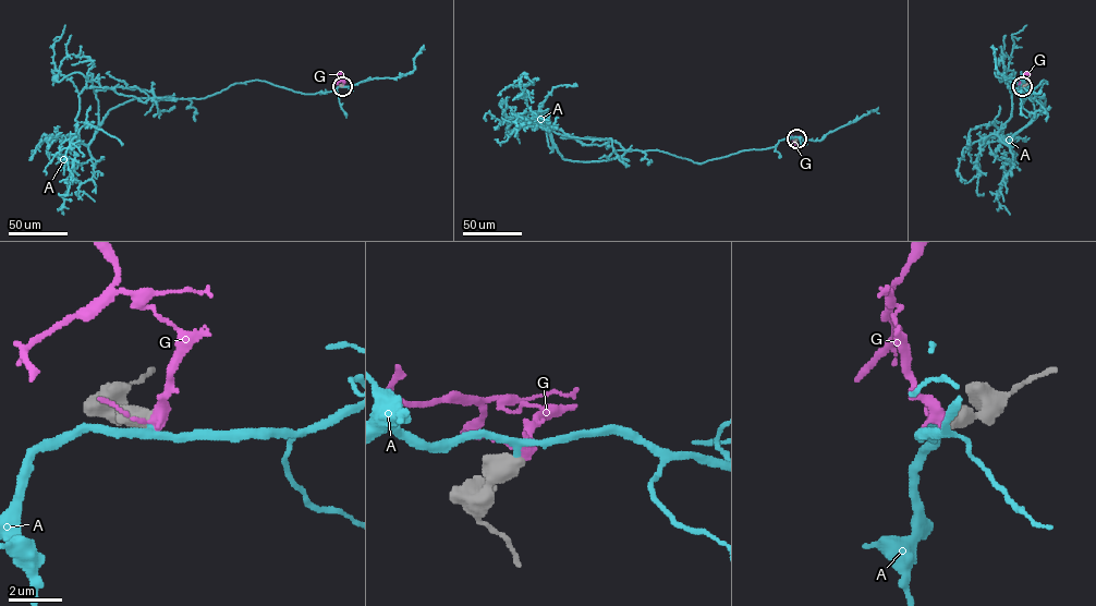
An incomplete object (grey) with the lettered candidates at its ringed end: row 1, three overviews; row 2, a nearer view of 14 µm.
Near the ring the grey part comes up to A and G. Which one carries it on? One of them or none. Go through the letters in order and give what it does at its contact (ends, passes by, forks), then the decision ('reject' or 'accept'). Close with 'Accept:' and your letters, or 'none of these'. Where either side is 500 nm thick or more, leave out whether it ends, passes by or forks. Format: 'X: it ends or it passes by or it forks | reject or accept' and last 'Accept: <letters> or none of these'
A: accept
G: reject
Accept: A

